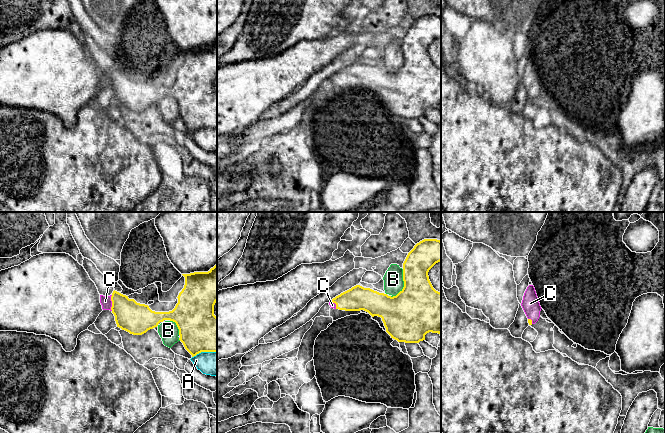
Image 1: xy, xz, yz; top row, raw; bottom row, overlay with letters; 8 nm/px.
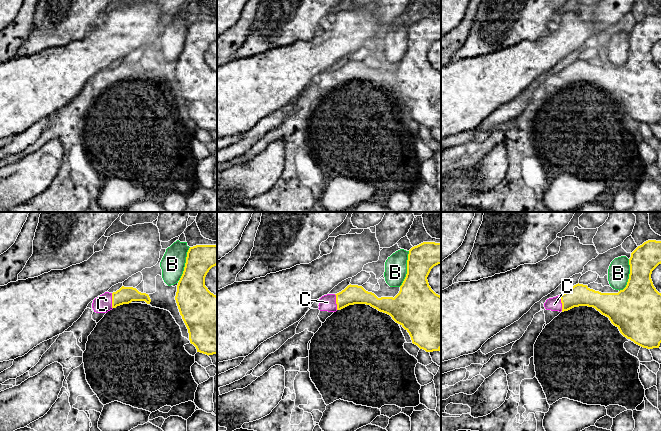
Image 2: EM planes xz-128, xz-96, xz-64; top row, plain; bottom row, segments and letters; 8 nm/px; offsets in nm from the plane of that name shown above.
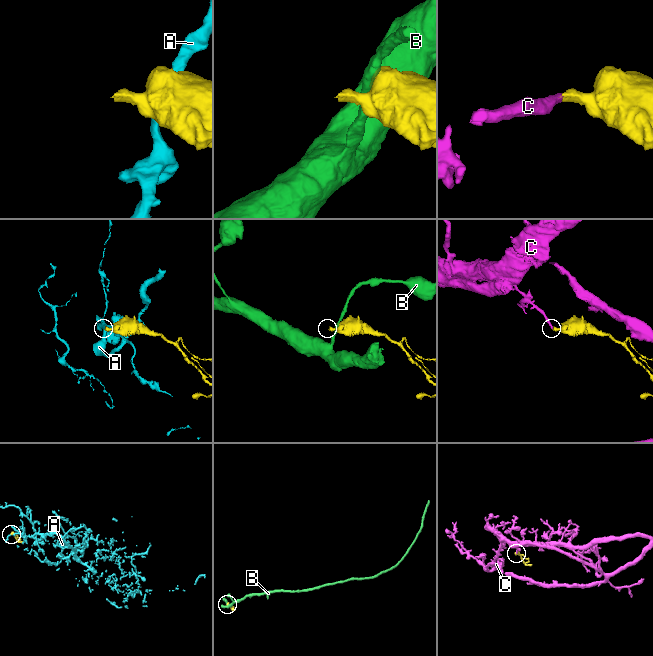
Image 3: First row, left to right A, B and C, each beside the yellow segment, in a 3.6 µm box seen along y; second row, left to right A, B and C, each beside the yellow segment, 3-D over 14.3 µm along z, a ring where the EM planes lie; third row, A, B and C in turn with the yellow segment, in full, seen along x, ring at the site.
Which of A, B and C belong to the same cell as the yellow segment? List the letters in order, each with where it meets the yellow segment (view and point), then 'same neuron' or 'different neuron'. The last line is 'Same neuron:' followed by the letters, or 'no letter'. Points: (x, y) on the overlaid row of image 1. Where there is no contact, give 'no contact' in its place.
A: meets yellow in xy at (204, 351); different neuron
B: meets yellow in xz at (404, 284); different neuron
C: meets yellow in xy at (112, 303); same neuron
Same neuron: C

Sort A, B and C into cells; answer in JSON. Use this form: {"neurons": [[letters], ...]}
{"neurons": [["A"], ["B"], ["C"]]}

